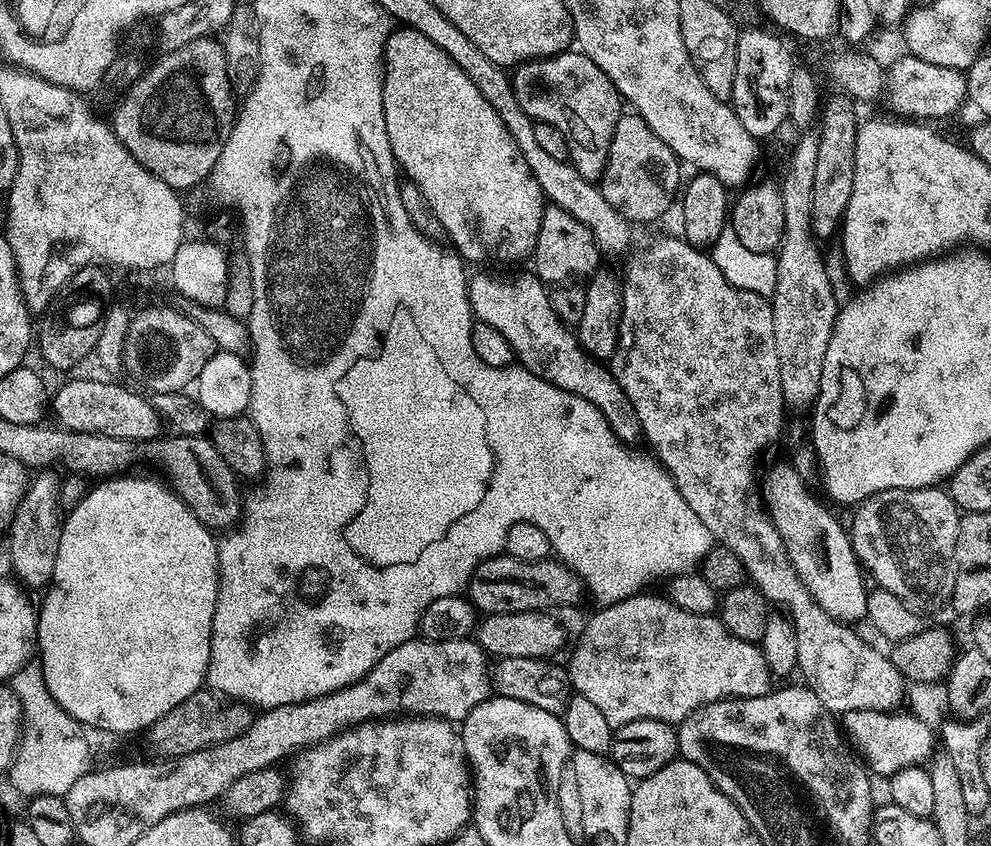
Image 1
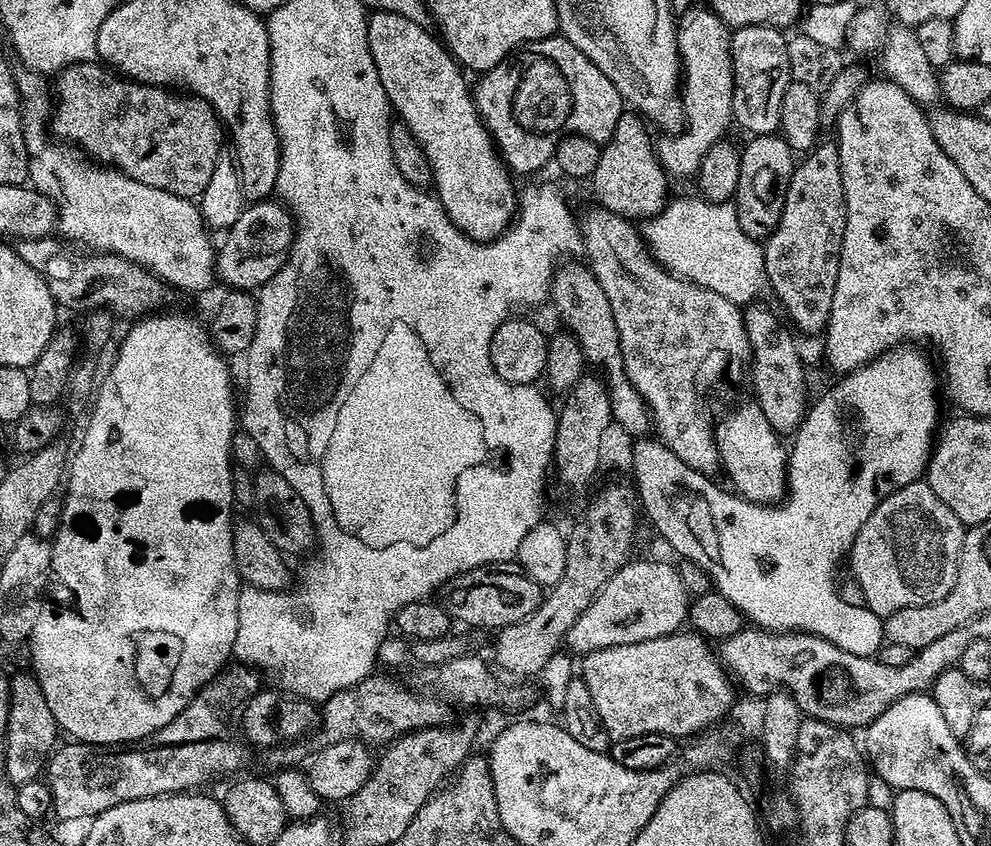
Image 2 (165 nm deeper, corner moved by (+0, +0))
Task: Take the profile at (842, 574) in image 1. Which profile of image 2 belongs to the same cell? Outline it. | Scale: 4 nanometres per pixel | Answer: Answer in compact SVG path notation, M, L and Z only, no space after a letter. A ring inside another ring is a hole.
M756 403L740 404L724 421L715 425L716 448L720 452L720 462L723 471L728 471L728 476L732 479L731 487L745 500L752 500L755 504L777 503L785 495L788 486L788 452L786 444L783 444L781 437L766 422L766 414Z

